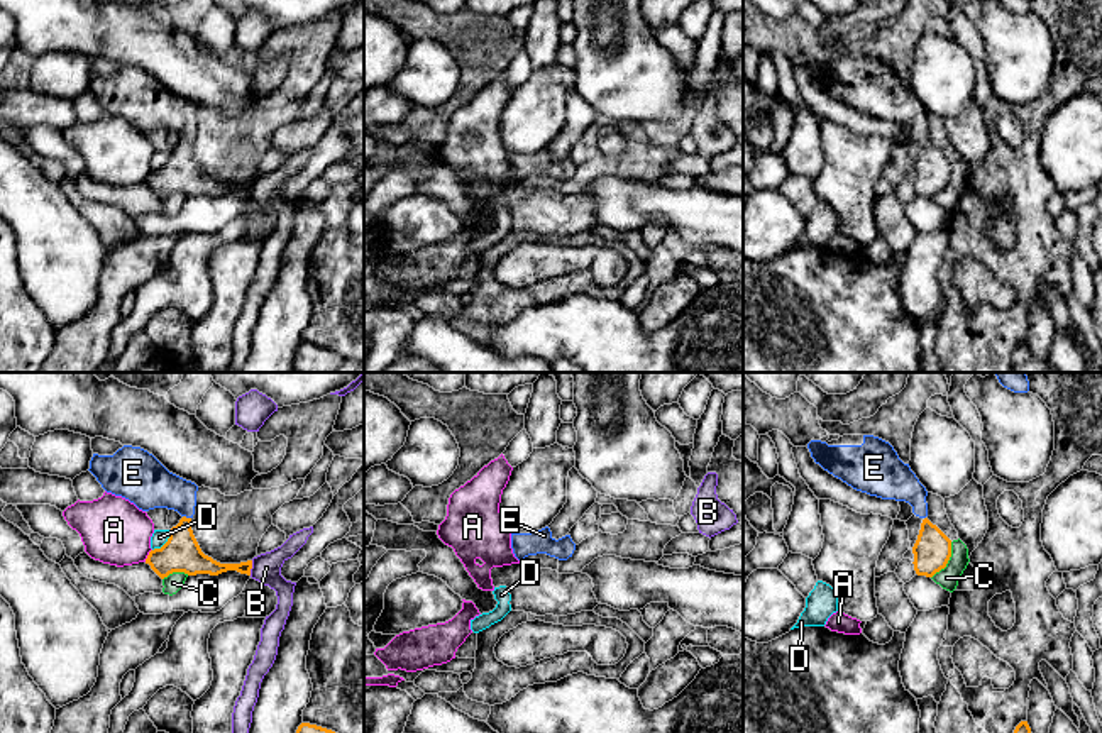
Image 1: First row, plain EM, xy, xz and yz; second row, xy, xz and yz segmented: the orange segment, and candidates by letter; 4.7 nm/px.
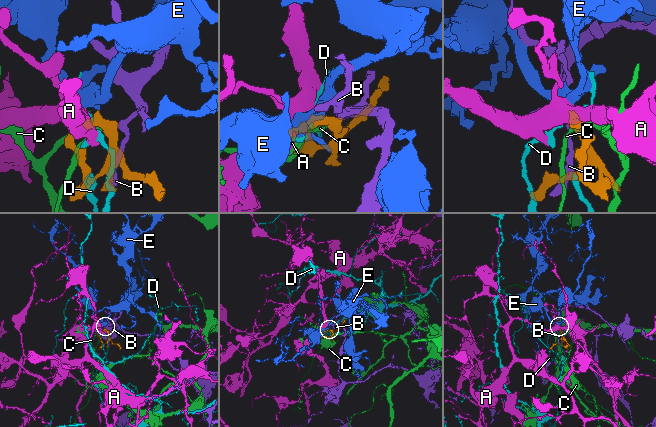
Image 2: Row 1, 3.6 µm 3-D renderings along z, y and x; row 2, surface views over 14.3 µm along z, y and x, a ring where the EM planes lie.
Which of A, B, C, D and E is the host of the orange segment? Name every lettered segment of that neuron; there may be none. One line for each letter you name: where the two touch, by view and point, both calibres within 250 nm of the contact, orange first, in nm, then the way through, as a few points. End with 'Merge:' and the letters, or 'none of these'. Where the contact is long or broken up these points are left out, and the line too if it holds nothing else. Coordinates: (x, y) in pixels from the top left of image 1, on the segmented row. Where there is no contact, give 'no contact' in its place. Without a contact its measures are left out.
E: meets orange in xy at (185, 517); 180 nm thick on the orange side, 240 nm on the other; runs through xy (181, 552), (185, 517), (163, 490), (146, 483)
Merge: E

